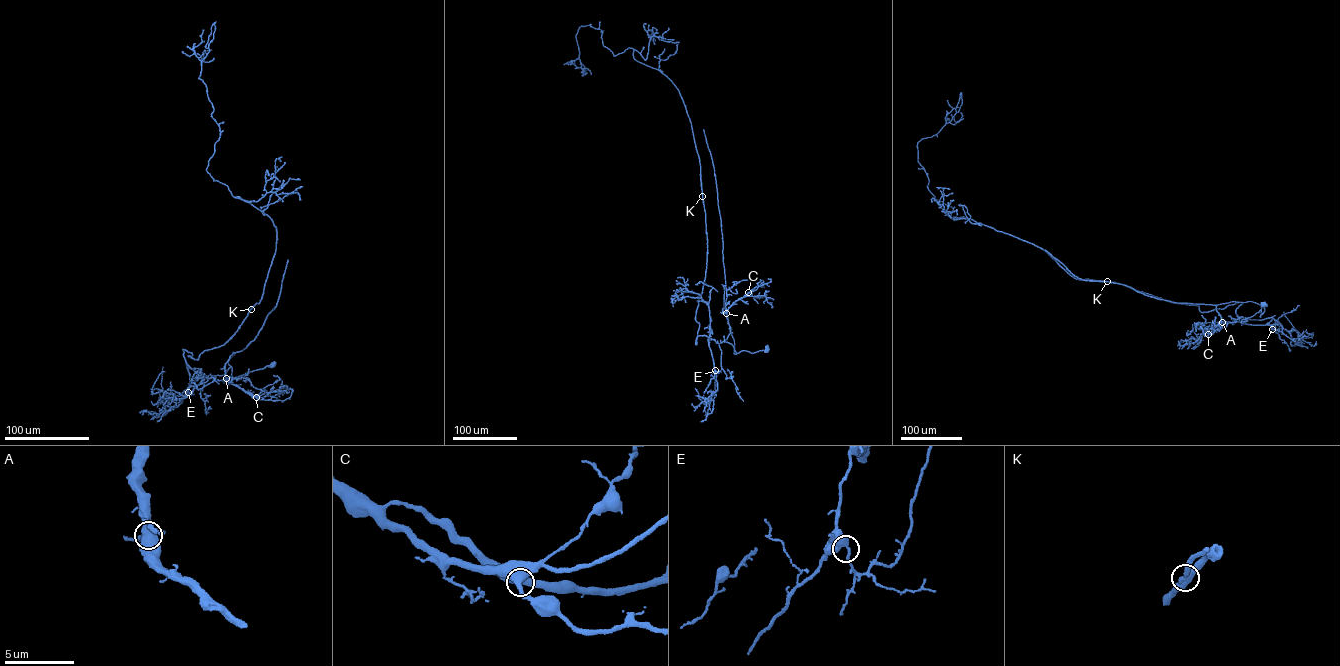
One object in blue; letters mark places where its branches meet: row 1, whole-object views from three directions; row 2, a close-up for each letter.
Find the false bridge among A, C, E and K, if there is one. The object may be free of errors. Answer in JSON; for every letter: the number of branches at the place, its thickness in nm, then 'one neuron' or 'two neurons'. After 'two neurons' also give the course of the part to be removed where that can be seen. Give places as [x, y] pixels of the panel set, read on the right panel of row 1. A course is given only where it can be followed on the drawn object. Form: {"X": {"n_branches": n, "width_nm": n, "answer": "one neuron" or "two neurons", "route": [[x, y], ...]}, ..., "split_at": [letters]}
{"A": {"n_branches": 2, "width_nm": 440, "answer": "one neuron"}, "C": {"n_branches": 2, "width_nm": 480, "answer": "one neuron"}, "E": {"n_branches": 2, "width_nm": 500, "answer": "one neuron"}, "K": {"n_branches": 2, "width_nm": 550, "answer": "two neurons", "route": [[1107, 281], [1086, 279]]}, "split_at": ["K"]}

